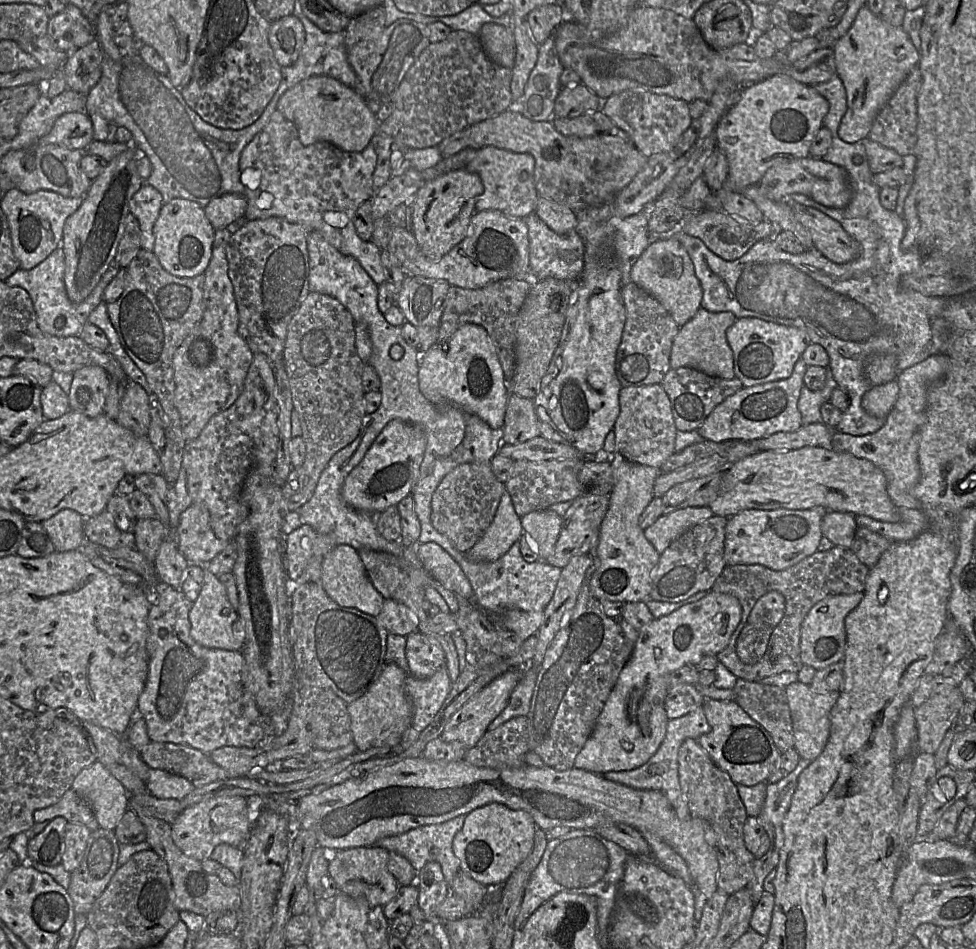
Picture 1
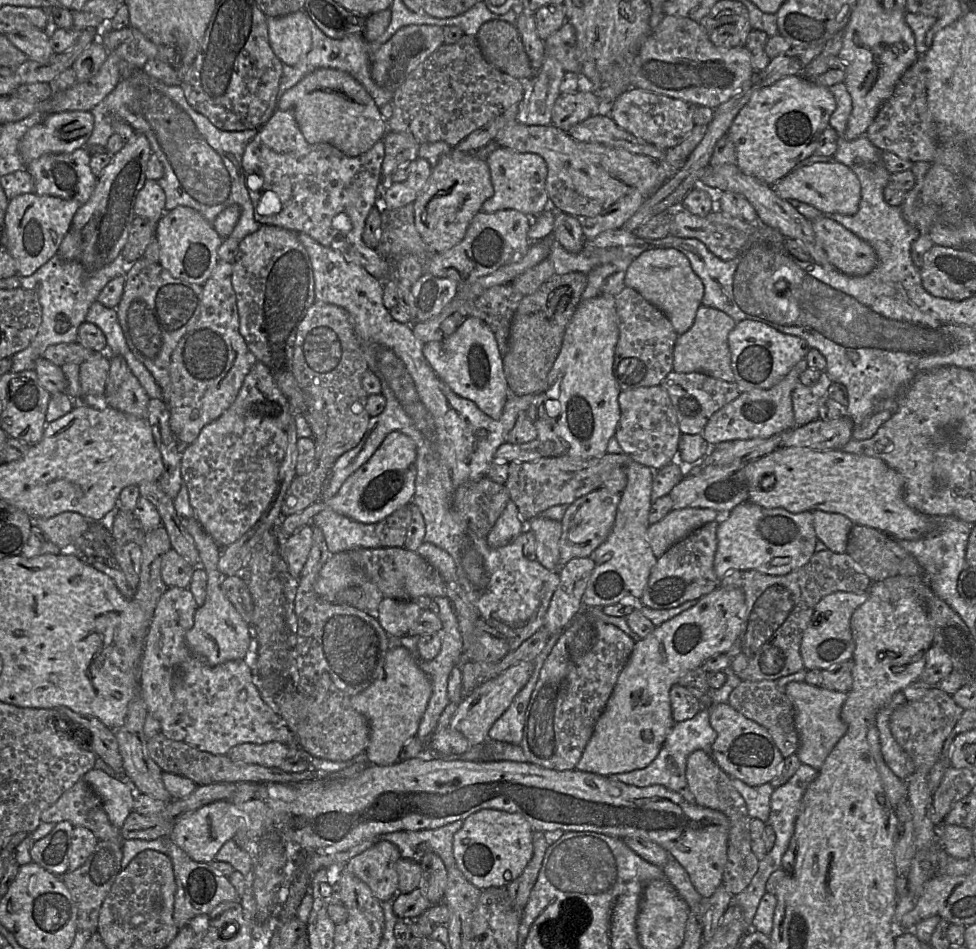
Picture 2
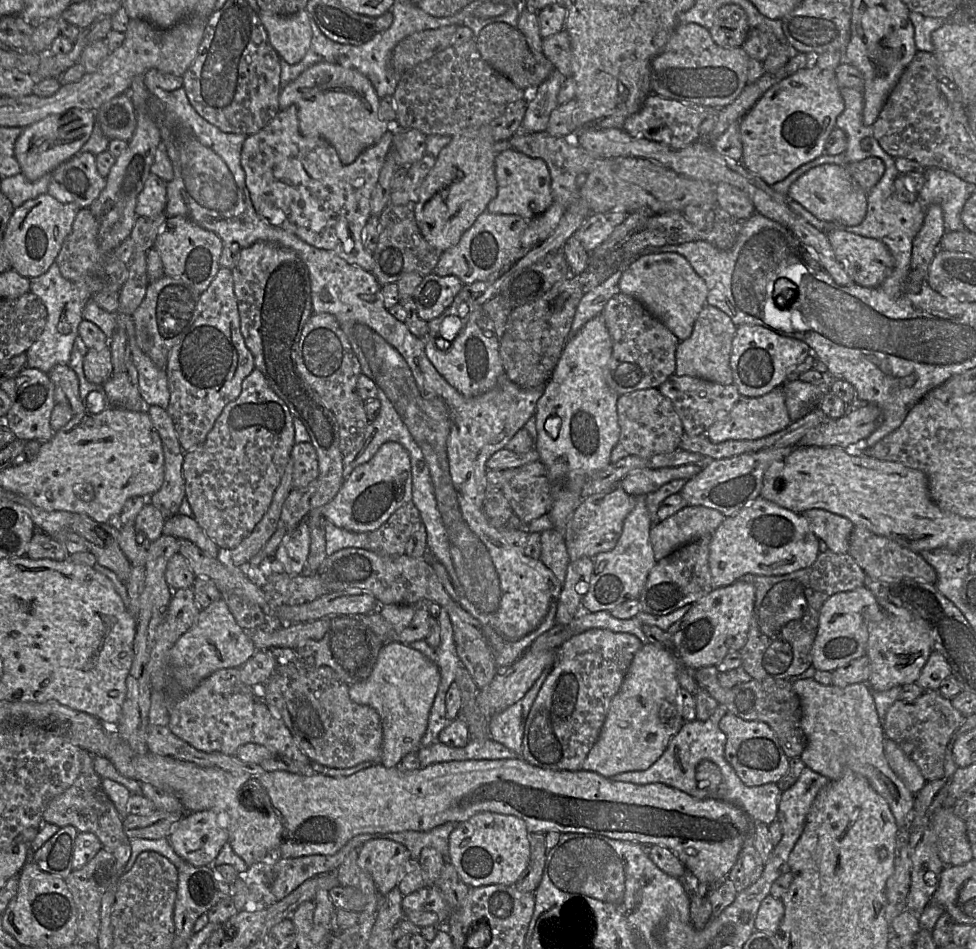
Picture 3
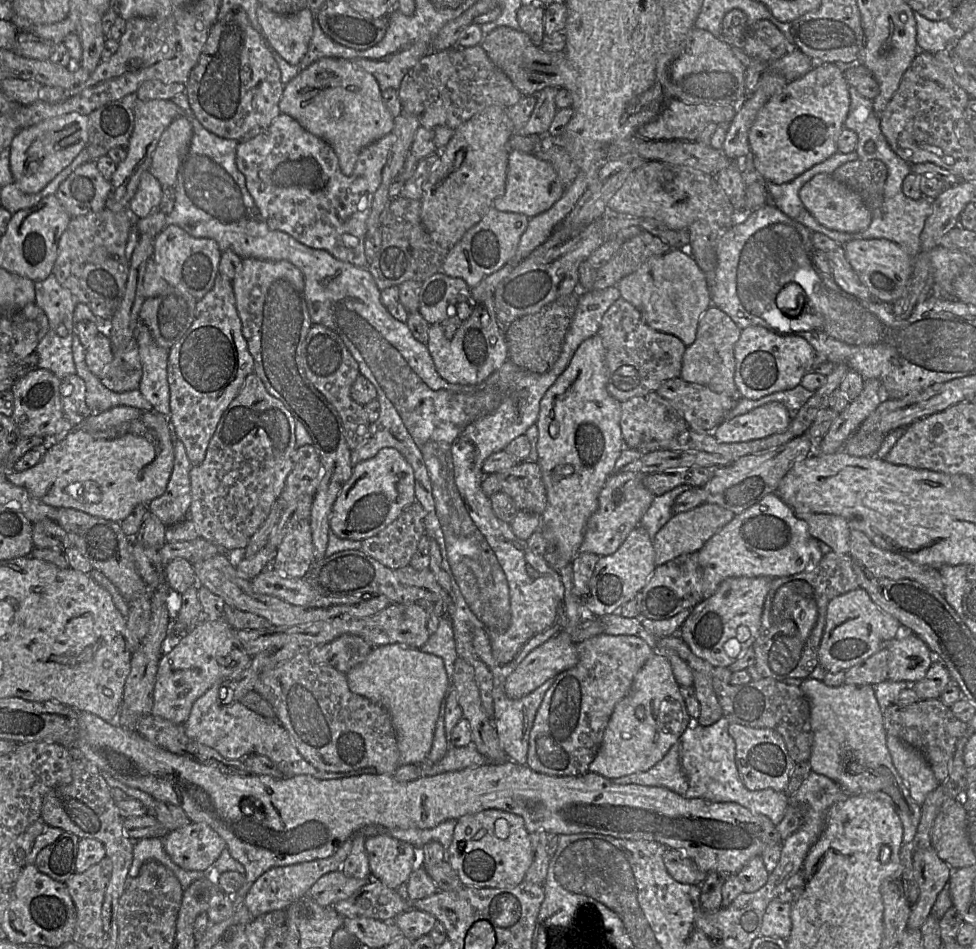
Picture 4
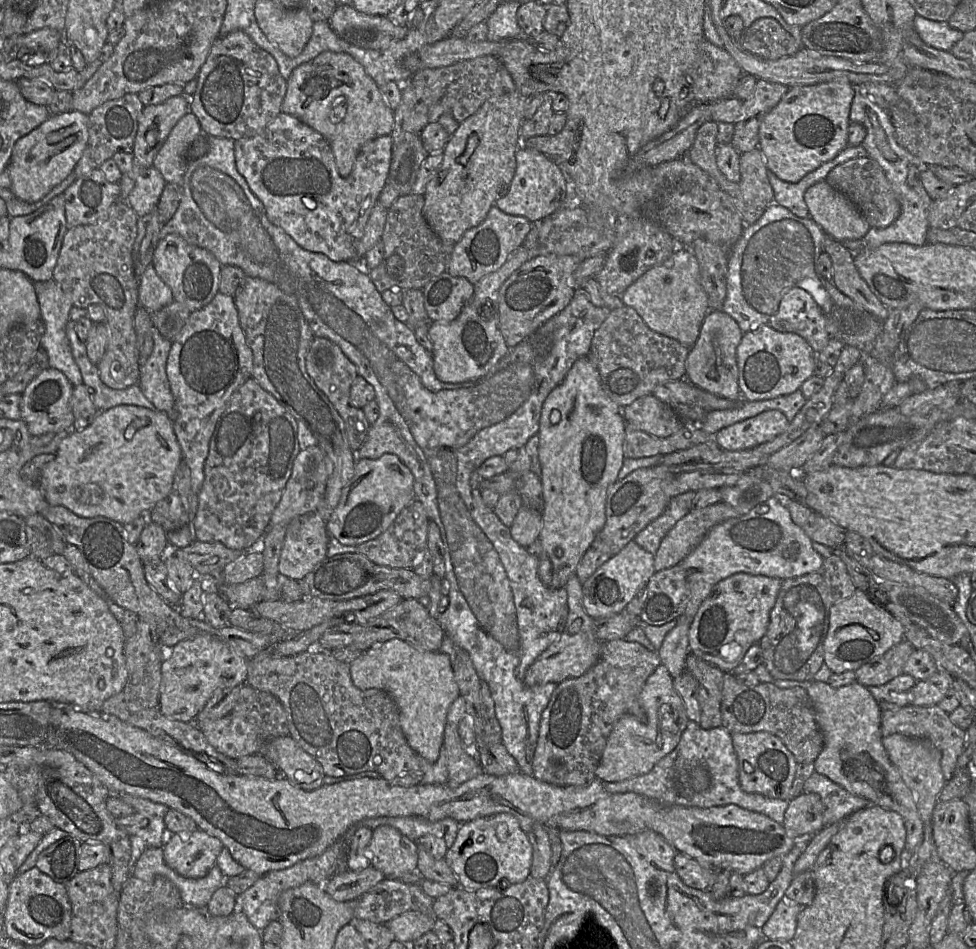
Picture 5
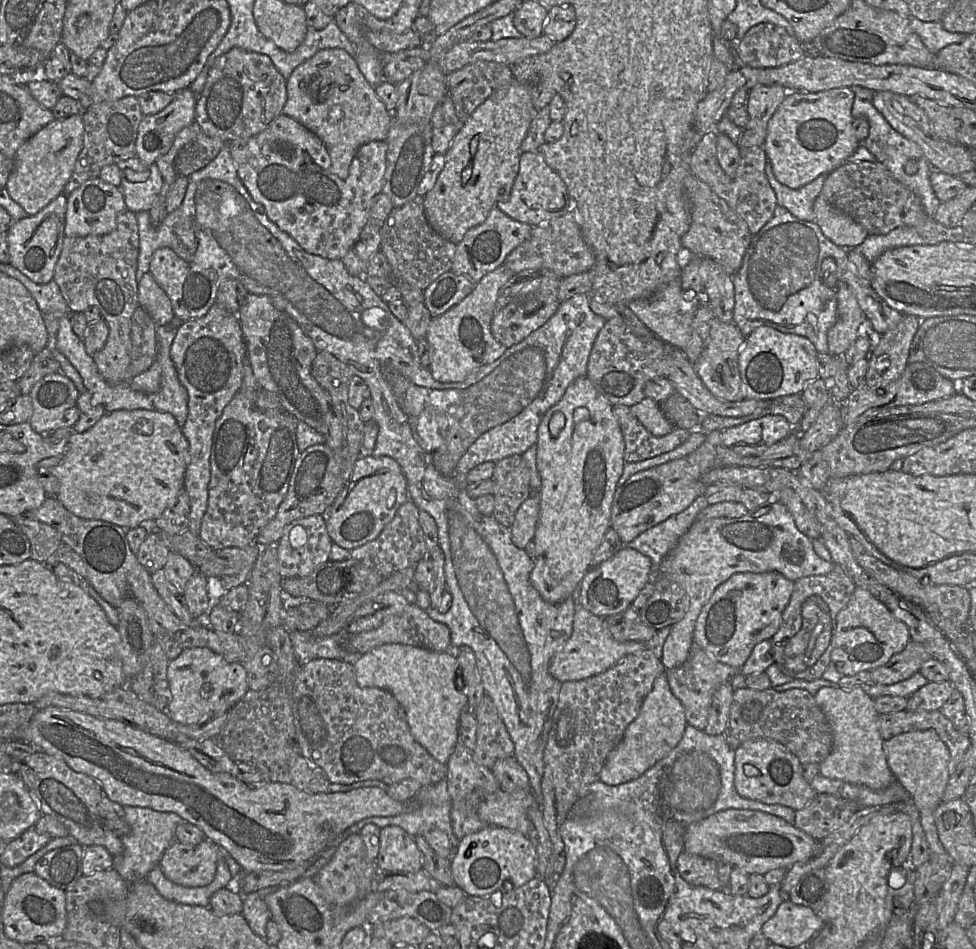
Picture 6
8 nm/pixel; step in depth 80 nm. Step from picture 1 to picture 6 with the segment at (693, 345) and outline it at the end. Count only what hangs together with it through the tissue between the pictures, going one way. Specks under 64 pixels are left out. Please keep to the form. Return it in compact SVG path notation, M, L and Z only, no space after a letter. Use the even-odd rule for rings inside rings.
M714 317L710 327L708 342L694 364L697 375L705 387L717 398L735 402L744 399L738 358L745 341L745 336L734 323L725 323Z

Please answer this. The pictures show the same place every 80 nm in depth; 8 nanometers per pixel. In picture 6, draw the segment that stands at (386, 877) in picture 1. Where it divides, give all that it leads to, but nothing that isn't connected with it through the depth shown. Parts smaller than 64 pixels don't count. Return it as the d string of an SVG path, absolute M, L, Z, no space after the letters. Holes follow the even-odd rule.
M387 825L380 827L375 864L382 871L417 872L422 870L422 853L403 828Z

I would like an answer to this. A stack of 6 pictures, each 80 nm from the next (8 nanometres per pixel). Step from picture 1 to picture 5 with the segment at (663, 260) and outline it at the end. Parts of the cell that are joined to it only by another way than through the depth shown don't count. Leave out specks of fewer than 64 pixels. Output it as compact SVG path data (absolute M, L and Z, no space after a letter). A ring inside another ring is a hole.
M677 247L664 262L647 270L621 295L623 303L634 308L653 331L673 338L688 348L697 341L703 320L710 311L707 294L701 284L699 265L689 248Z

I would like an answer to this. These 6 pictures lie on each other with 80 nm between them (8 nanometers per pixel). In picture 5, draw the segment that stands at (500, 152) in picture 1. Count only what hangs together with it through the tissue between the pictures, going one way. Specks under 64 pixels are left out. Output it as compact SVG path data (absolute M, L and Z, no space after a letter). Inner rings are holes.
M524 147L516 151L515 159L516 169L509 190L494 205L506 214L523 216L533 224L561 209L568 194L568 182L554 161Z

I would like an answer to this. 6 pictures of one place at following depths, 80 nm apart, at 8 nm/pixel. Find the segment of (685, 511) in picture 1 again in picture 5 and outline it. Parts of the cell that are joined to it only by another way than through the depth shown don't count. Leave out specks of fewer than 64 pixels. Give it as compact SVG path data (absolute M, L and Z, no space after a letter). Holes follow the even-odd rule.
M725 502L692 509L662 539L654 555L655 570L677 565L700 544L712 527L740 515L739 511Z

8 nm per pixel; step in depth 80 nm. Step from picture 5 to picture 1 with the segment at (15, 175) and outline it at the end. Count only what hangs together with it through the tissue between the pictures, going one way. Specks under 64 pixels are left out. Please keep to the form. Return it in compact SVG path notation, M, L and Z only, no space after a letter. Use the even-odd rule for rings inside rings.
M85 112L61 115L51 131L41 137L39 145L55 144L70 150L85 150L93 140L93 125Z

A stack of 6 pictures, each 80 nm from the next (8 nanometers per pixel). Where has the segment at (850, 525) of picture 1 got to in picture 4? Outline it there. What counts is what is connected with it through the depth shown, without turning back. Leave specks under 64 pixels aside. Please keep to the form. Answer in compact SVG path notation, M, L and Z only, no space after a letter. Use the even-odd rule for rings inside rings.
M795 512L795 515L808 524L814 538L826 543L832 551L838 554L849 553L851 528L843 517L815 512Z

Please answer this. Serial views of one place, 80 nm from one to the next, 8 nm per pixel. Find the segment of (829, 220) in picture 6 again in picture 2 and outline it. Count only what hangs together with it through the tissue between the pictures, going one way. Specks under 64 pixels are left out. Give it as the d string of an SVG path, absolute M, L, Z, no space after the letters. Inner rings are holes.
M818 162L794 168L782 179L771 185L774 192L784 200L797 200L823 213L854 215L859 210L861 184L856 174L842 163Z

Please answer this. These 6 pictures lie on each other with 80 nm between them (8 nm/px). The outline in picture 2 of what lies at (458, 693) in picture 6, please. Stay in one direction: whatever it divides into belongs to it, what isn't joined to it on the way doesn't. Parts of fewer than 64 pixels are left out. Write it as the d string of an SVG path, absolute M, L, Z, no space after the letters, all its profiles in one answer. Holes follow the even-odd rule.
M401 645L391 647L386 655L383 676L350 697L352 708L365 716L369 723L370 739L364 753L371 765L387 766L399 761L401 749L417 734L431 694L431 680L410 651Z

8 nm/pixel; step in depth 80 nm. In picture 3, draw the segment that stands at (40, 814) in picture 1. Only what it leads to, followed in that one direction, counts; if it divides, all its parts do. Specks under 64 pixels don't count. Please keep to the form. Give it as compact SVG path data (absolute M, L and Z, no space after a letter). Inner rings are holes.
M81 751L82 767L78 778L72 786L48 803L43 813L43 821L60 828L70 825L74 826L78 832L95 834L103 848L114 855L119 879L131 856L131 840L124 832L123 819L102 787L102 777L94 770L93 759L88 751Z

